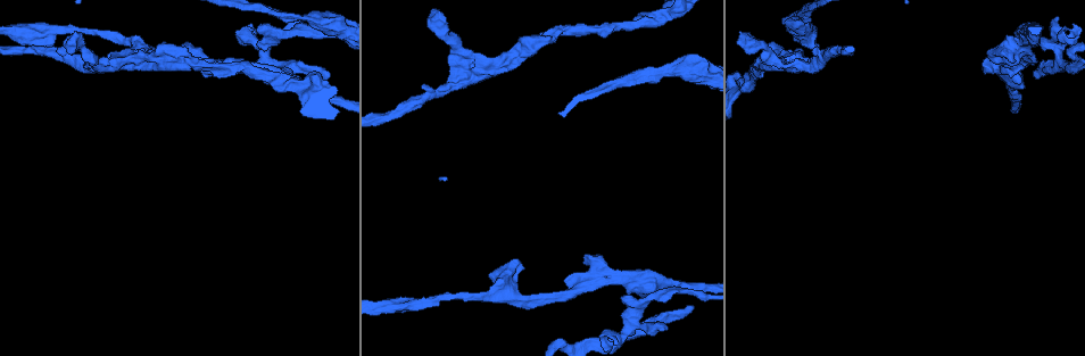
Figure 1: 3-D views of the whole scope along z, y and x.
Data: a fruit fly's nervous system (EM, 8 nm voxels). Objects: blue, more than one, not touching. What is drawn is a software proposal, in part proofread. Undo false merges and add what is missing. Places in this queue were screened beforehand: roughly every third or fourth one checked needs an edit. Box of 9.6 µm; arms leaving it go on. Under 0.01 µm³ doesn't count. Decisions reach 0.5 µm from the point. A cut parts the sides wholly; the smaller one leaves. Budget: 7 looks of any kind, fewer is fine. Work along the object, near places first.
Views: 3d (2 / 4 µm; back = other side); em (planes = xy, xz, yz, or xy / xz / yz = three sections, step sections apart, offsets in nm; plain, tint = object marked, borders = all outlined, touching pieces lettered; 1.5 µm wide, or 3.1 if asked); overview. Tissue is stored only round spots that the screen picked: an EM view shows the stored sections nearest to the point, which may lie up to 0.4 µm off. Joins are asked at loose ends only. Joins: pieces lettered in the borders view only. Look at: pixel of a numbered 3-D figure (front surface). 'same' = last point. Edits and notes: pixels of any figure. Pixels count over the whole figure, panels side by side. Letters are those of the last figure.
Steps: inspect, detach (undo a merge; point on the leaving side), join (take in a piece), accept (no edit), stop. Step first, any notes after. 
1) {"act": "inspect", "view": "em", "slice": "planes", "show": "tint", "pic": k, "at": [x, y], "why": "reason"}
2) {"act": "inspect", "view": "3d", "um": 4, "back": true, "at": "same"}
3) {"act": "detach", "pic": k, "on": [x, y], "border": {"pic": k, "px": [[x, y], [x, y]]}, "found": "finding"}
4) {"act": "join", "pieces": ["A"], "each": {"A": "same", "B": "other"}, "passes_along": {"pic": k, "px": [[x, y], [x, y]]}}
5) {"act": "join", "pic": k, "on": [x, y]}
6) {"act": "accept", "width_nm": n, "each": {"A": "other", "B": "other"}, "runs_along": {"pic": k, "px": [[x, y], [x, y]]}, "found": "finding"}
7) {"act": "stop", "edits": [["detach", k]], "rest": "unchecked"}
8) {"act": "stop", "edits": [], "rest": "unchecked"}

{"act": "inspect", "view": "em", "slice": "planes", "show": "borders", "pic": 1, "at": [292, 19], "why": "calibre changes"}

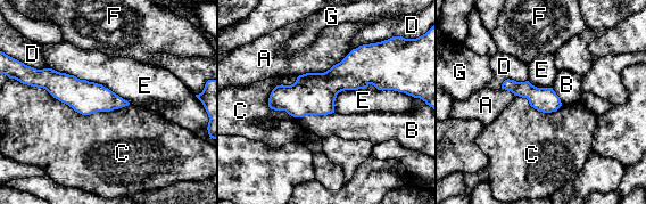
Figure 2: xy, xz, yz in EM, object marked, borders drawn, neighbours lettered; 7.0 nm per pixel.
{"act": "accept", "width_nm": 180, "longest_contact_nm": ["C", 700], "each": {"A": "other", "B": "other", "C": "other", "D": "other", "E": "other", "F": "other", "G": "other"}, "found": "all the same neuron"}

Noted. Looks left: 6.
{"act": "inspect", "view": "em", "slice": "planes", "show": "tint", "pic": 1, "at": [426, 302], "why": "calibre changes"}

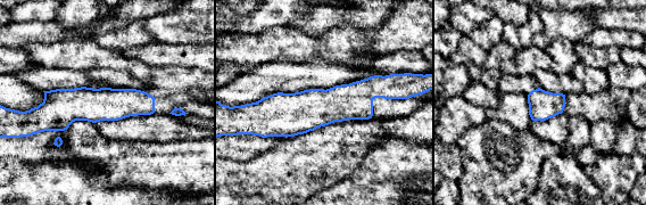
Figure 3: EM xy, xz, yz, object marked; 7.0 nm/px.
{"act": "inspect", "view": "em", "slice": "planes", "show": "borders", "at": "same"}

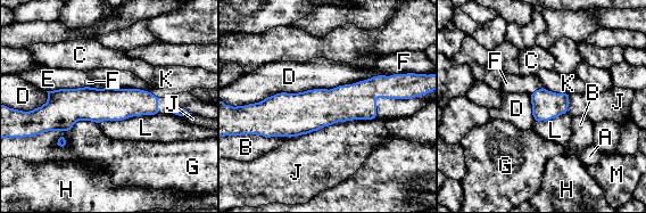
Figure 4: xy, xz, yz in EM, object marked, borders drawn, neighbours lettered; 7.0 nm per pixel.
{"act": "accept", "each": {"A": "other", "B": "other", "C": "other", "D": "other", "E": "other", "F": "other", "G": "other", "H": "other", "J": "other", "K": "other", "L": "other", "M": "other"}, "found": "all the same neuron"}

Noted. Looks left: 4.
{"act": "inspect", "view": "em", "slice": "planes", "show": "borders", "pic": 1, "at": [330, 74]}

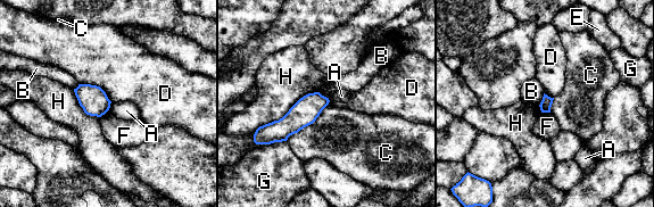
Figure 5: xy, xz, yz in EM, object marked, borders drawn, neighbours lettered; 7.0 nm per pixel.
{"act": "accept", "each": {"A": "other", "B": "other", "C": "other", "D": "other", "E": "other", "F": "other", "G": "other", "H": "other"}, "border": {"pic": 5, "px": [[80, 83], [98, 85], [112, 101]]}, "found": "none of them fits"}

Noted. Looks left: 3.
{"act": "stop", "edits": [], "rest": "unchecked"}

